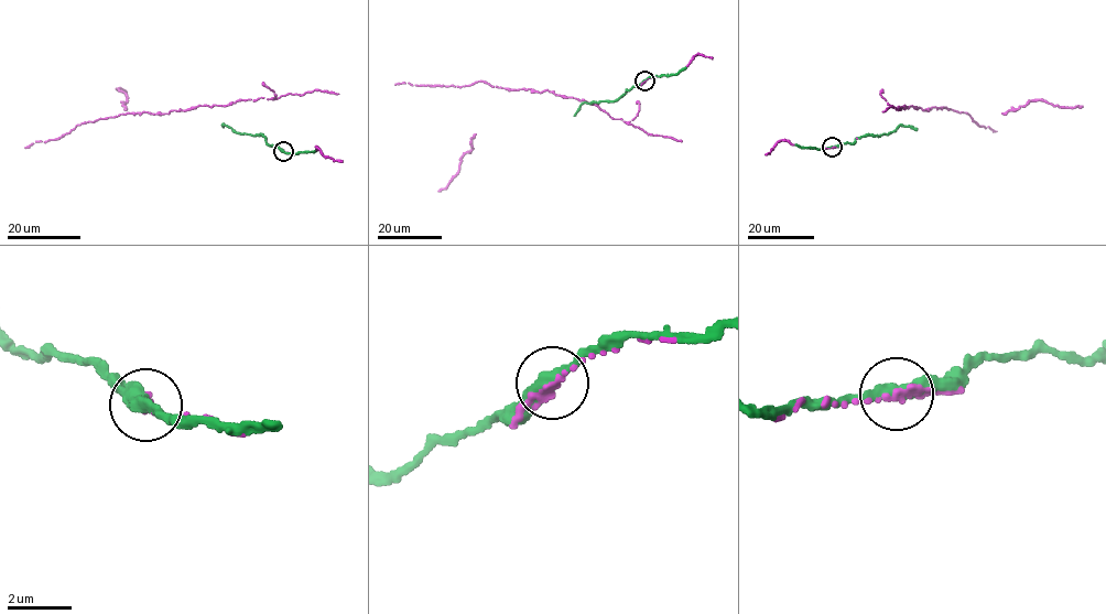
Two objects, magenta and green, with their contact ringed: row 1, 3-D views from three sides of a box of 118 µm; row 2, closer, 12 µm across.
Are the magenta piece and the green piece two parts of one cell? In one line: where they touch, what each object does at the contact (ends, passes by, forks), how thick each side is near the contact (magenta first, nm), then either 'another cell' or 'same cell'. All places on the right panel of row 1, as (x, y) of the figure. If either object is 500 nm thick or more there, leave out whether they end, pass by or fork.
place (832, 147); magenta ends; green passes by; calibres 280 and 360 nm; same cell

